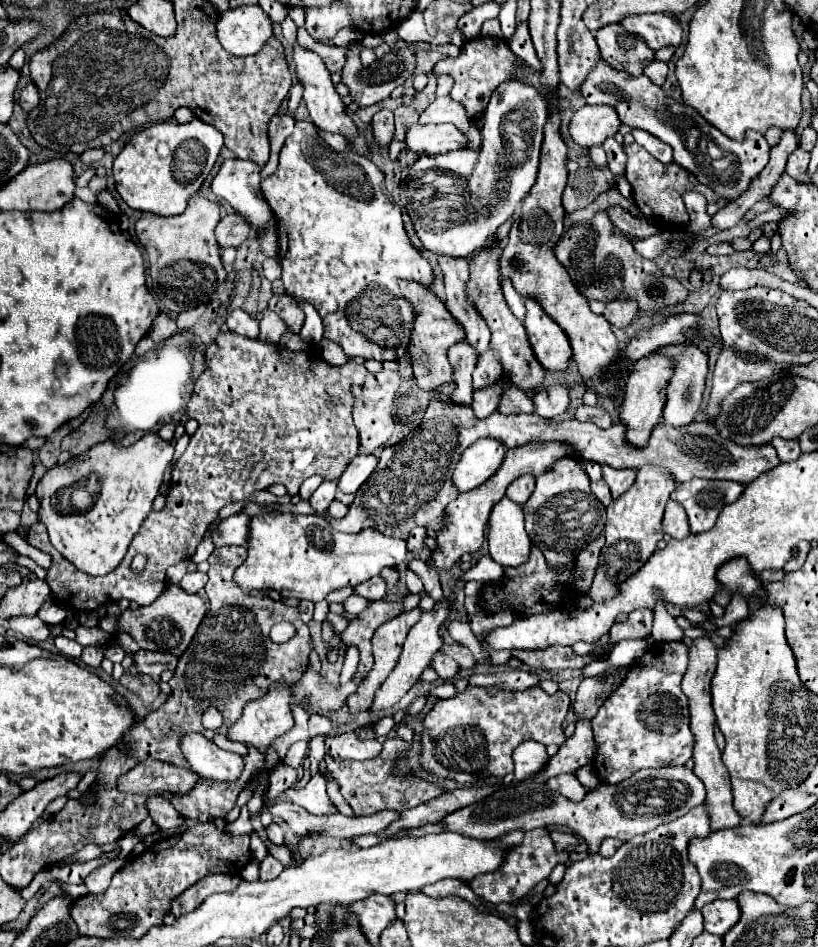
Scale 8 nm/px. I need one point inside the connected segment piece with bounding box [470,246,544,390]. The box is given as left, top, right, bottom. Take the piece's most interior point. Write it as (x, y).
(508, 335)

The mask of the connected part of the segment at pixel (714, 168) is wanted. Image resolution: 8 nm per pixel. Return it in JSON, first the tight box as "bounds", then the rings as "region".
{"bounds":[582,60,770,200],"region":[[[604,60],[598,62],[598,68],[594,68],[590,78],[586,78],[586,84],[582,84],[582,98],[586,104],[612,104],[622,124],[646,130],[662,142],[670,144],[674,150],[674,162],[692,172],[698,182],[712,188],[718,198],[736,200],[742,196],[750,182],[768,164],[770,146],[762,134],[750,132],[744,142],[730,140],[720,130],[710,126],[694,108],[686,104],[674,104],[648,76],[636,78],[628,72],[614,72],[614,68],[606,68]]]}

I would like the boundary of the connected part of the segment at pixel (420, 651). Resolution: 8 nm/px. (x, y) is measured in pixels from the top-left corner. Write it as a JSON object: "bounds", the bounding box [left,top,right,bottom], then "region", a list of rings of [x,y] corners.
{"bounds":[370,600,452,722],"region":[[[448,600],[444,602],[436,602],[436,606],[430,610],[430,612],[424,612],[422,618],[410,628],[408,636],[406,636],[406,642],[404,642],[404,648],[402,648],[402,654],[398,658],[398,664],[394,666],[394,670],[390,672],[390,676],[382,682],[382,686],[376,690],[376,696],[374,696],[374,704],[370,708],[370,718],[372,722],[376,722],[376,712],[384,710],[384,708],[392,708],[394,704],[398,704],[402,700],[402,696],[420,680],[420,674],[428,668],[432,656],[440,650],[442,646],[442,638],[440,638],[440,626],[448,620],[452,612],[452,604]]]}

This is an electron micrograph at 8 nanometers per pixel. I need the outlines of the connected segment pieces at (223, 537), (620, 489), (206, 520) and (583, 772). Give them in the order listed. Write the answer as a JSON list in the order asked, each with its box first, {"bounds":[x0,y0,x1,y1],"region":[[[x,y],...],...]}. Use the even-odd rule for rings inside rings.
[{"bounds":[212,514,250,546],"region":[[[236,514],[218,524],[218,528],[212,532],[214,546],[246,546],[246,524],[250,524],[250,516]]]},{"bounds":[602,466,636,500],"region":[[[602,466],[602,474],[604,474],[604,480],[606,480],[606,484],[610,486],[612,496],[614,496],[614,500],[616,500],[618,496],[622,496],[622,494],[630,488],[630,484],[634,482],[636,470],[632,470],[632,468],[616,470],[616,468],[612,468],[612,466]]]},{"bounds":[26,332,368,608],"region":[[[234,332],[218,334],[216,342],[218,352],[208,362],[206,372],[194,384],[194,392],[186,408],[186,414],[198,422],[198,430],[190,436],[188,448],[180,456],[172,472],[172,484],[166,496],[166,506],[162,512],[150,512],[146,516],[142,528],[130,542],[122,564],[118,564],[118,568],[106,576],[88,578],[86,572],[80,572],[78,568],[74,568],[74,564],[70,564],[64,556],[56,552],[56,548],[50,544],[46,528],[28,530],[26,540],[54,558],[46,582],[52,588],[52,594],[58,602],[74,602],[74,608],[90,608],[90,604],[92,608],[96,608],[96,602],[114,602],[122,598],[136,600],[140,606],[152,604],[166,588],[166,570],[172,564],[194,556],[196,546],[204,538],[210,522],[218,518],[218,512],[228,502],[248,500],[256,490],[266,490],[272,484],[284,484],[288,488],[288,494],[298,494],[300,484],[314,474],[320,474],[326,480],[338,480],[346,466],[352,462],[352,458],[358,454],[360,440],[358,430],[352,422],[354,396],[350,388],[354,384],[364,384],[368,376],[368,370],[364,366],[356,364],[354,360],[348,360],[342,366],[330,366],[318,350],[292,352],[276,344],[236,336]],[[138,552],[148,556],[148,564],[142,574],[134,574],[130,570],[130,562]]]},{"bounds":[576,765,600,791],"region":[[[586,765],[576,770],[576,777],[580,783],[586,788],[586,791],[593,790],[600,784],[600,780],[596,775],[592,765]]]}]

